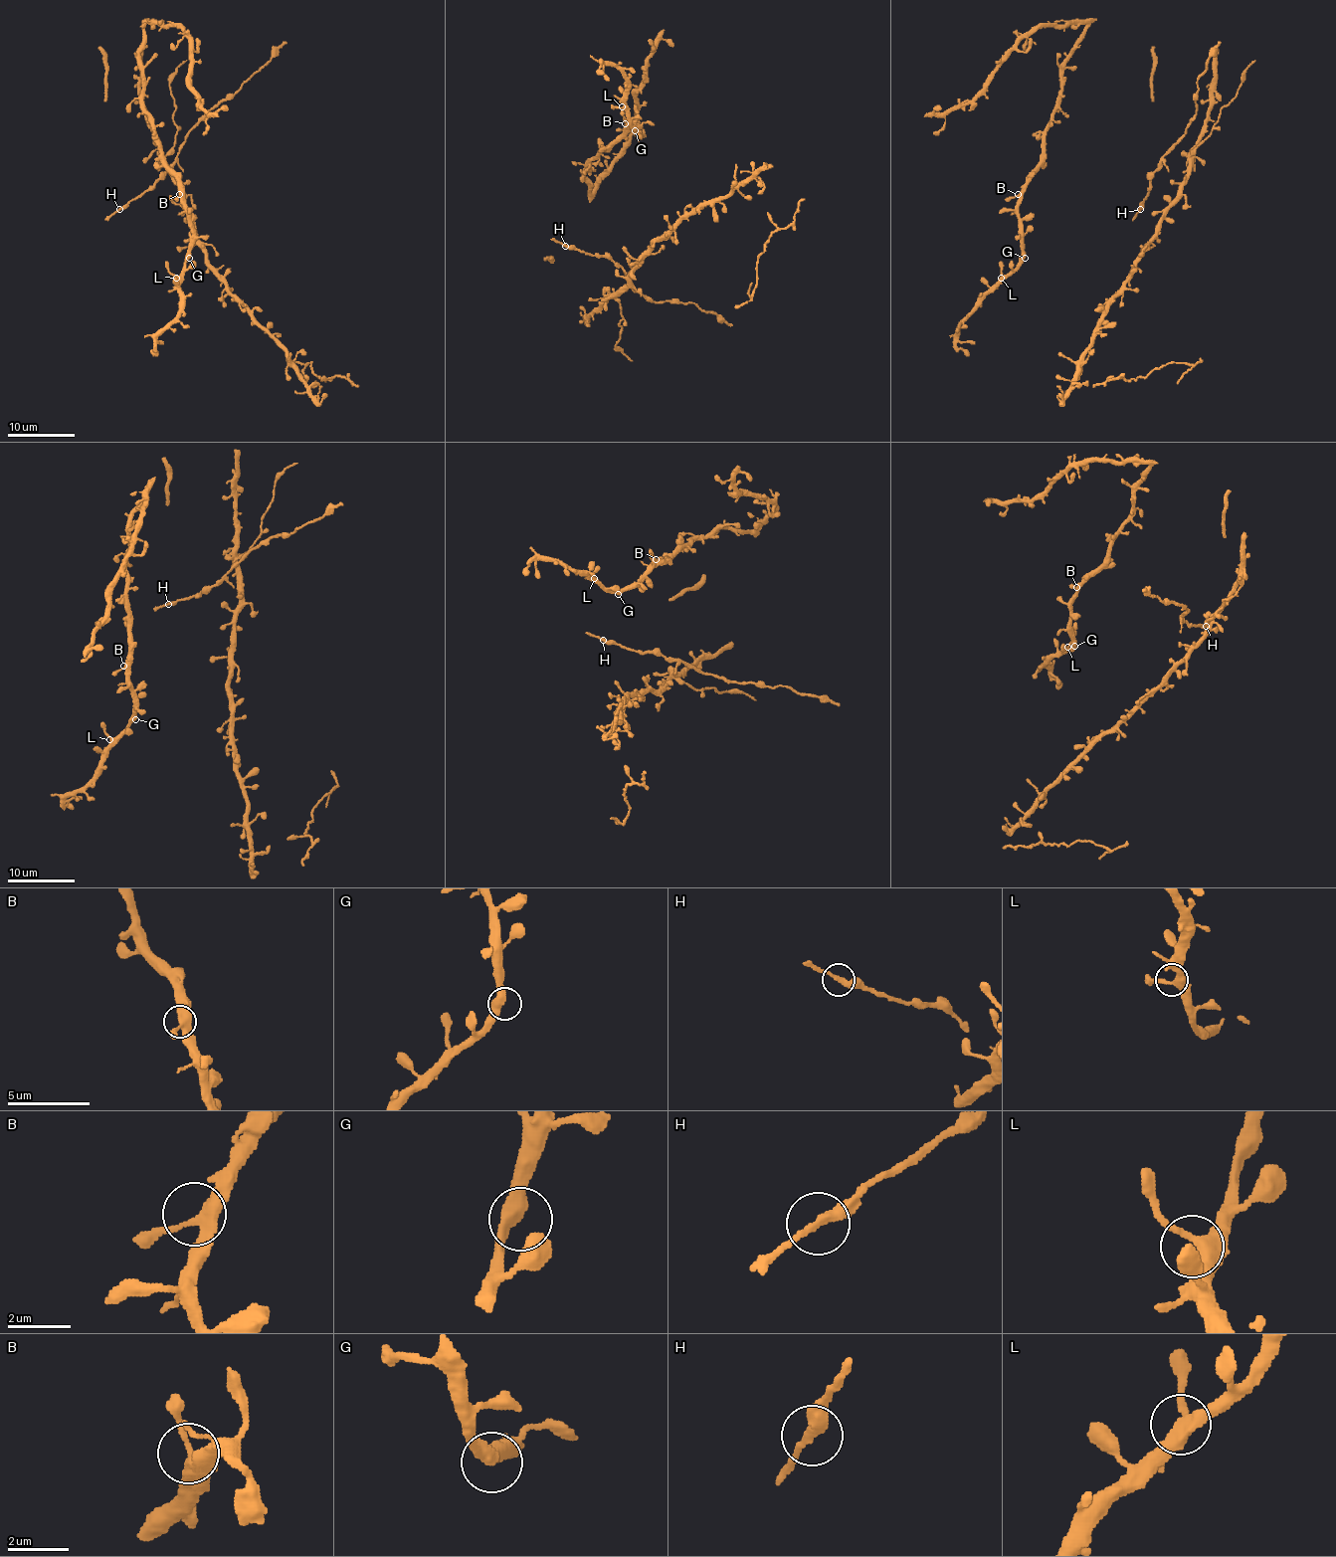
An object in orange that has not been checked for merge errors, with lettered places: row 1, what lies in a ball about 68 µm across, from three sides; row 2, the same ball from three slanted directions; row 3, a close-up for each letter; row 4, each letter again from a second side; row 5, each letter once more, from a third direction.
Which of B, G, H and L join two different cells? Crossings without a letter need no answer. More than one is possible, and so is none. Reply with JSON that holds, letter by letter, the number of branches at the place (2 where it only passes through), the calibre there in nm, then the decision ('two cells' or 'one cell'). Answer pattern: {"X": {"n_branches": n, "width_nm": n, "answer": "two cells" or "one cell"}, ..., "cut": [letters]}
{"B": {"n_branches": 3, "width_nm": 360, "answer": "one cell"}, "G": {"n_branches": 2, "width_nm": 460, "answer": "one cell"}, "H": {"n_branches": 2, "width_nm": 280, "answer": "two cells"}, "L": {"n_branches": 3, "width_nm": 380, "answer": "one cell"}, "cut": ["H"]}

